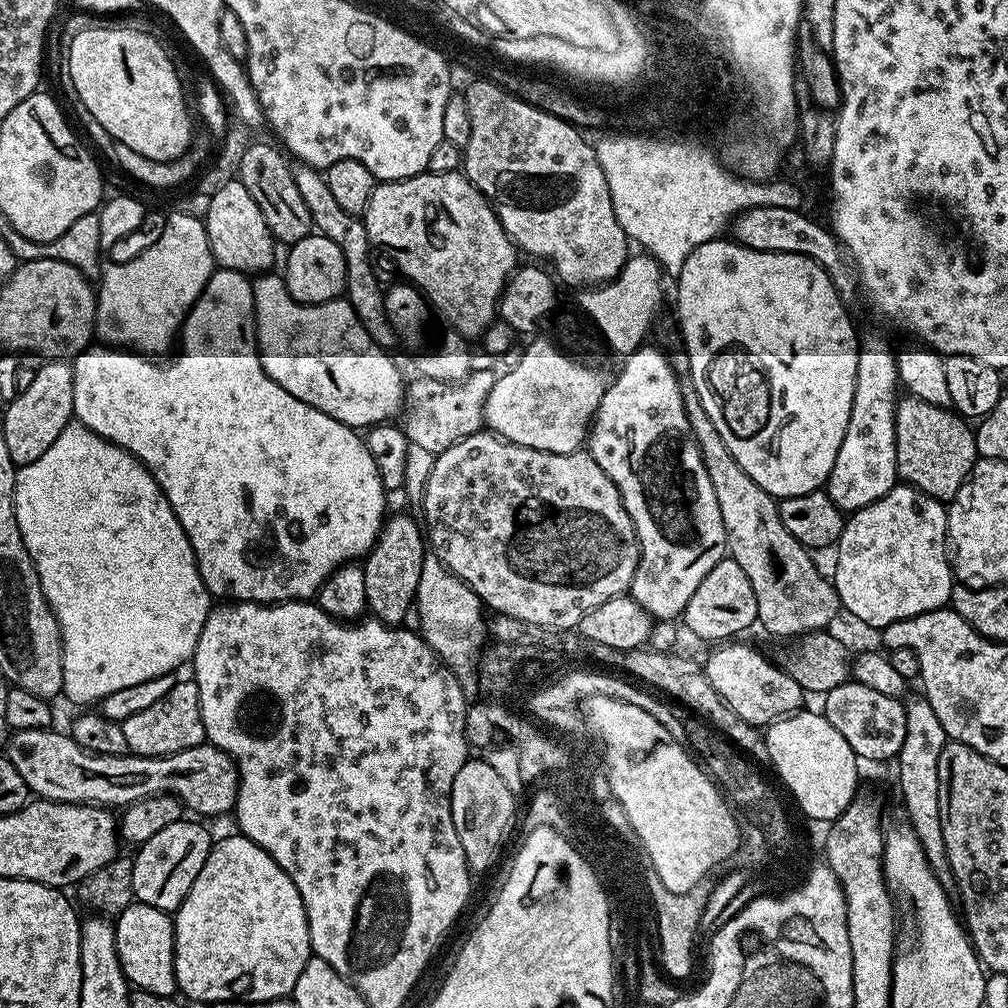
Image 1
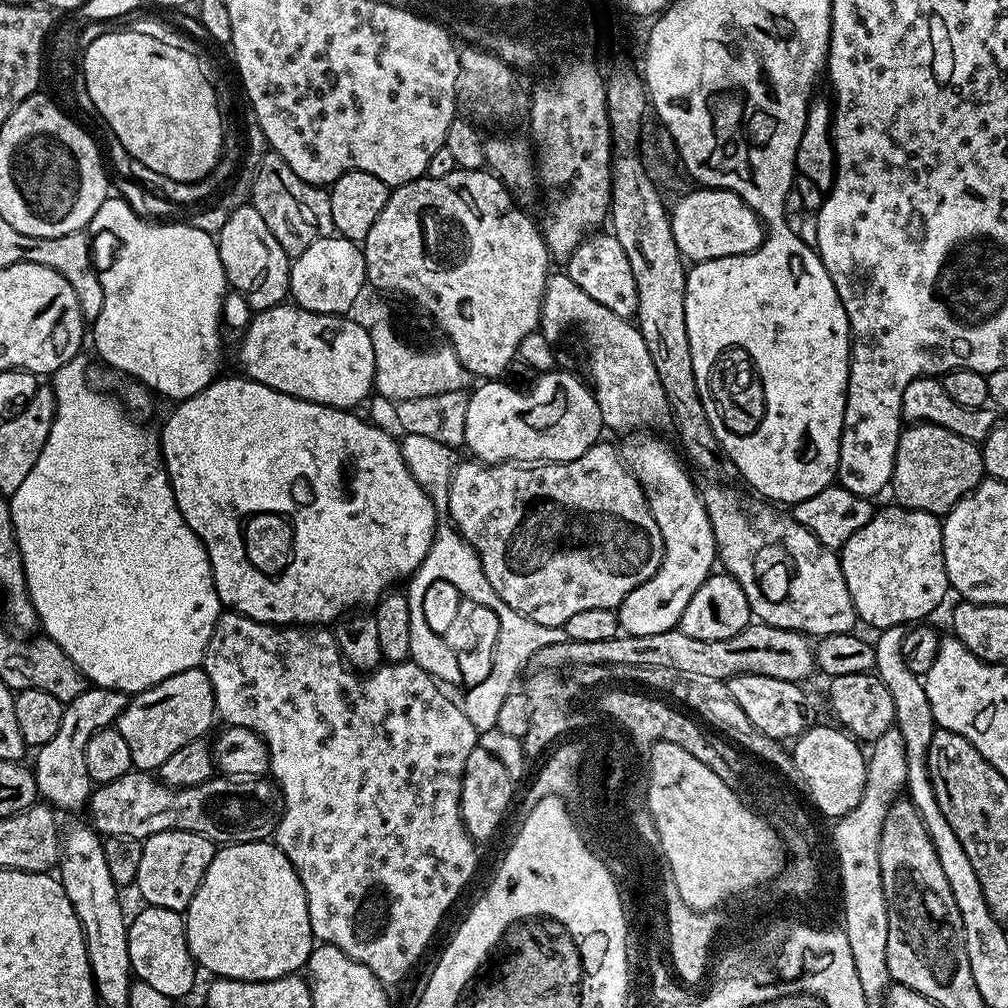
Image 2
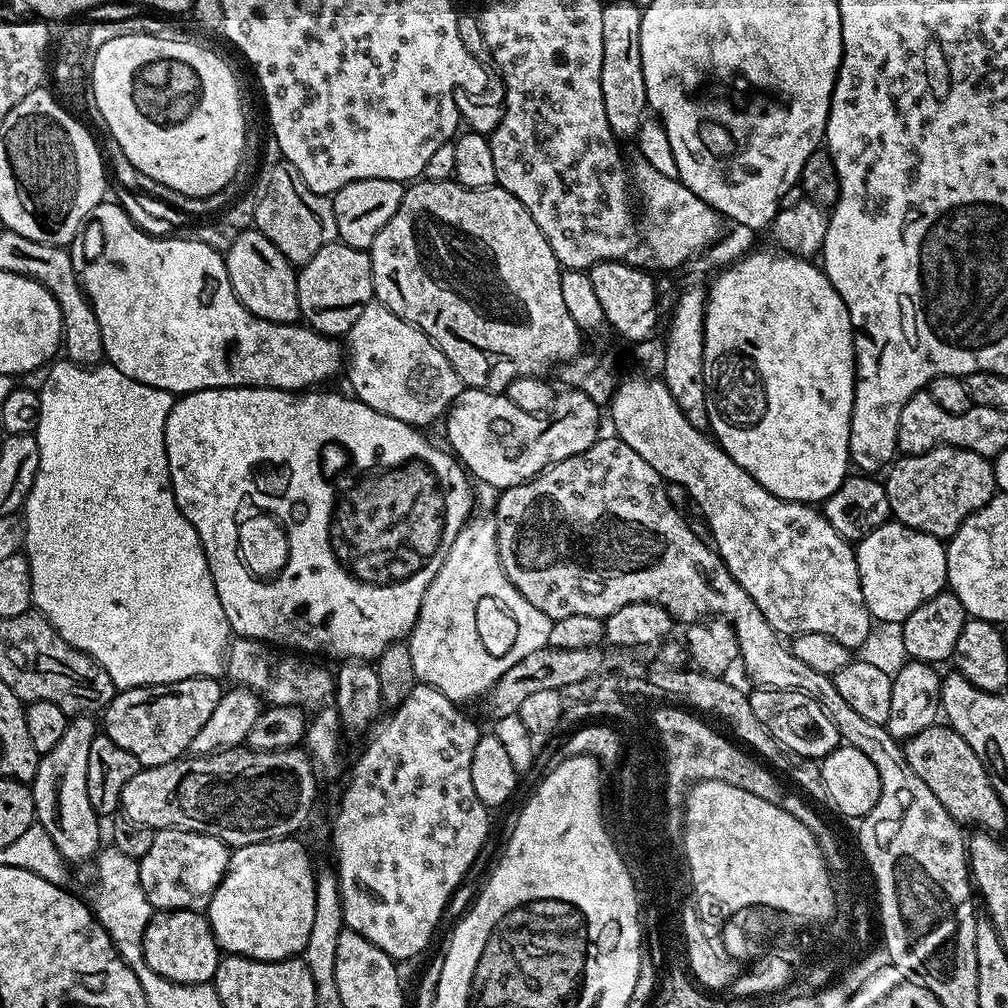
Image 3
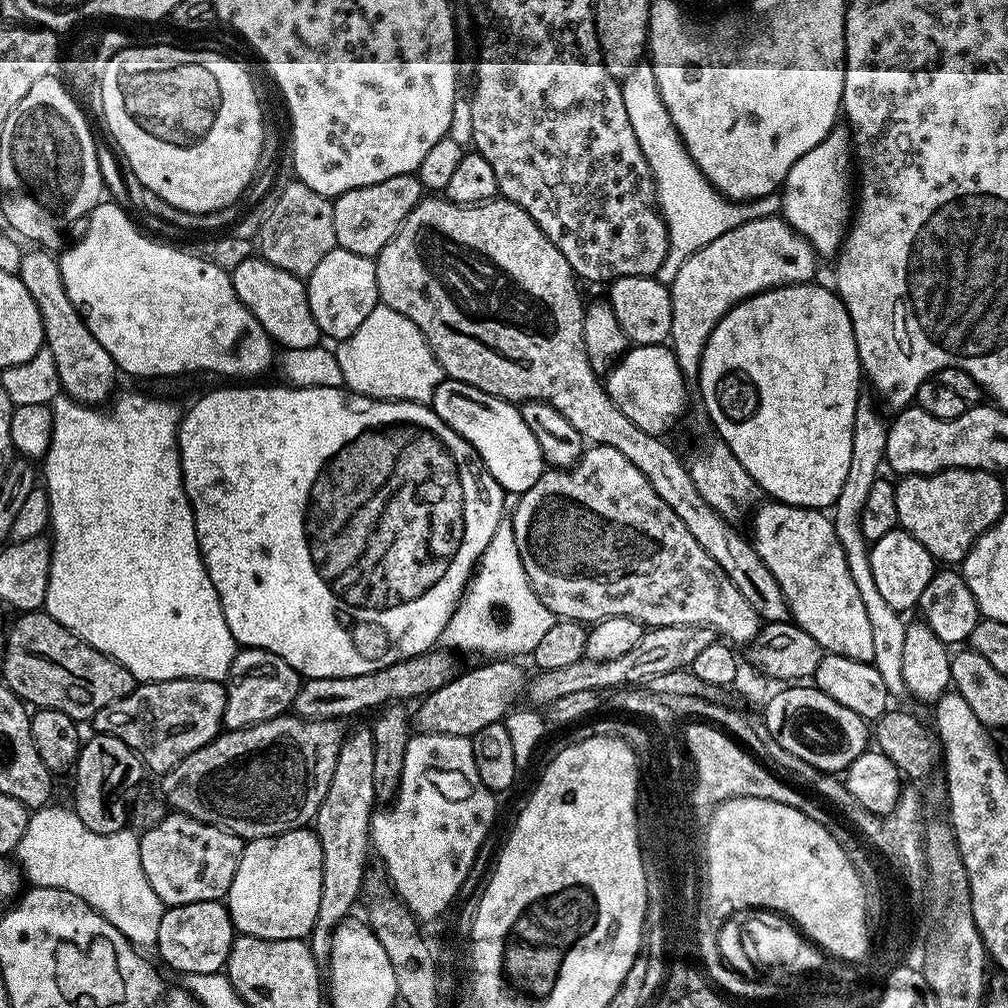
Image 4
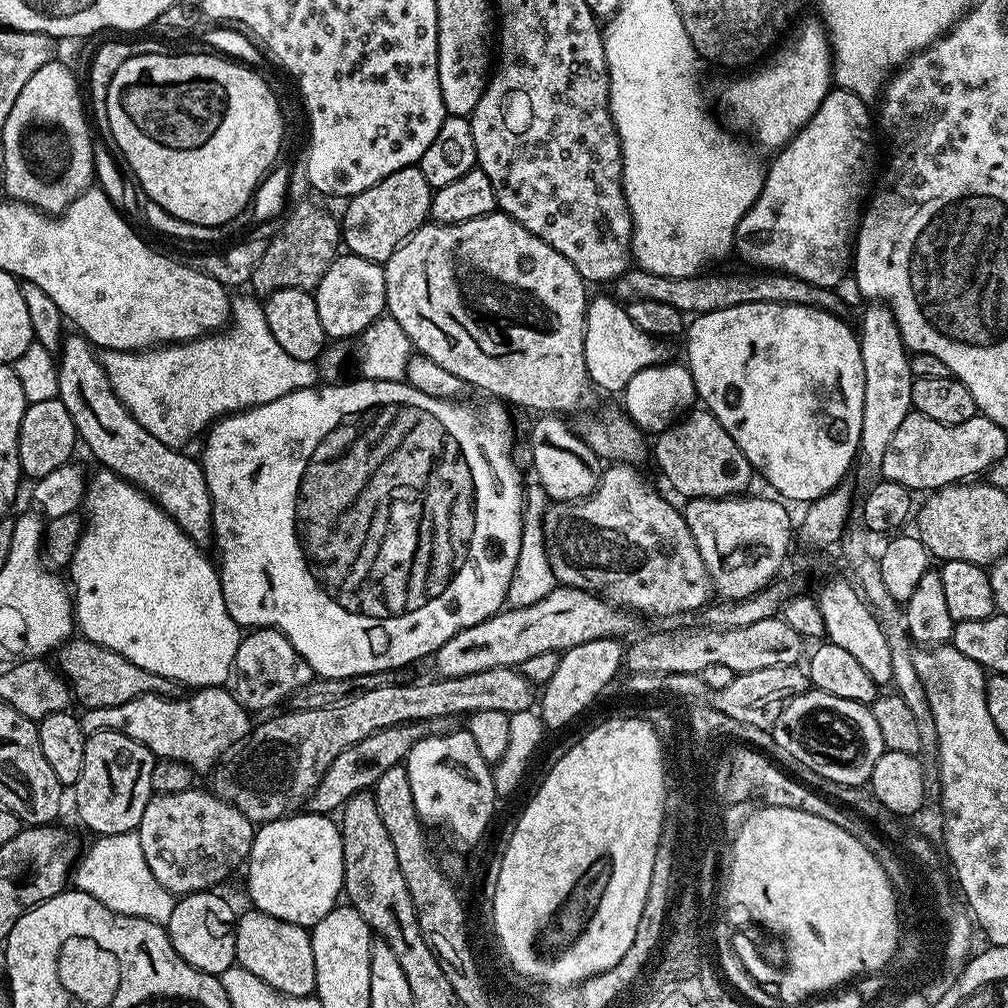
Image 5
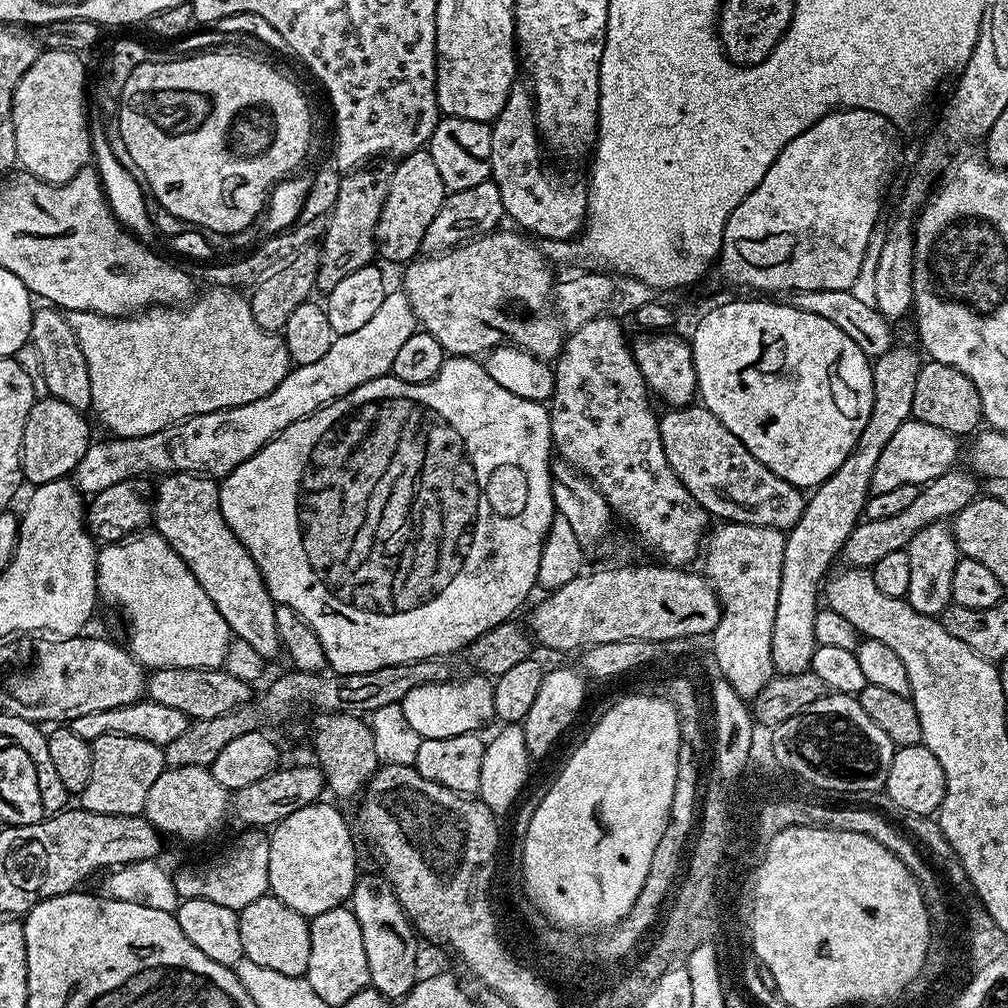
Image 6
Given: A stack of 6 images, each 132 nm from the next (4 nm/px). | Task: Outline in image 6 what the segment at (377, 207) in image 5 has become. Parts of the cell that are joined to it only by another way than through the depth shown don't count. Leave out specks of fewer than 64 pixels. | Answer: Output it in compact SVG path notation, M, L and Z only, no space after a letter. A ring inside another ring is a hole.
M428 151L410 152L397 164L400 165L392 168L386 202L378 218L376 251L379 259L393 260L399 266L404 266L417 259L426 226L434 222L434 214L438 214L442 206L446 189L442 174L438 174L438 166L434 166L434 158L430 158Z

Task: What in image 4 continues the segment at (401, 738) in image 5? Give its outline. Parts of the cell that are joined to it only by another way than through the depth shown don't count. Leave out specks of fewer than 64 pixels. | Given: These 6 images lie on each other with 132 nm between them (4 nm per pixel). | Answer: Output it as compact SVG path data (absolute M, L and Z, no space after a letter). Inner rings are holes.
M492 658L480 662L477 668L469 672L453 675L441 688L434 689L415 705L410 720L417 724L420 732L437 732L451 736L478 735L486 726L499 724L509 712L513 711L516 699L523 697L526 692L526 675L519 668L517 661L512 658Z

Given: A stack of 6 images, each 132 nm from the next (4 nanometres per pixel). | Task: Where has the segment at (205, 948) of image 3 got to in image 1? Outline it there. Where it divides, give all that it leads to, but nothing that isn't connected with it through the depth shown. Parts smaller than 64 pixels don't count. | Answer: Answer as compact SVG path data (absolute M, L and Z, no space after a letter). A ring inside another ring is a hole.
M133 902L115 917L114 923L118 958L122 962L124 977L128 979L129 985L142 992L175 997L178 989L174 970L176 930L173 917L154 906Z

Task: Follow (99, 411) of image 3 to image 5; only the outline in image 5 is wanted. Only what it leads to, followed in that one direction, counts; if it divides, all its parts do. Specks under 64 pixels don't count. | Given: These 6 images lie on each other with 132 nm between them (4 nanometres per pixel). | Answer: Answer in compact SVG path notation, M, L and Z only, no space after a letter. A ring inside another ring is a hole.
M107 470L96 471L100 472L94 473L93 476L91 473L84 489L82 531L66 569L67 575L72 575L70 589L74 597L75 627L78 629L79 635L85 640L101 644L103 648L109 648L118 654L122 654L122 658L134 662L134 666L142 666L142 670L150 670L162 678L176 681L177 685L192 684L188 686L196 690L223 685L224 679L227 676L229 679L233 675L232 667L242 639L242 629L239 624L234 622L234 618L230 618L230 610L226 610L226 598L222 598L222 586L220 585L220 573L217 565L213 561L211 564L204 557L205 549L201 545L195 544L147 494L141 492L139 488L135 488L130 481L122 479L121 476L116 476Z

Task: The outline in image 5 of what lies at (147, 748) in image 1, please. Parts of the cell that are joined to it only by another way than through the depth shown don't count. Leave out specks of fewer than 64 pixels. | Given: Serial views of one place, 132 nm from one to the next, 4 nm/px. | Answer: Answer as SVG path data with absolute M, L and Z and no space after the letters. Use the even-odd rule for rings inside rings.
M227 687L201 688L189 691L189 696L183 694L175 698L170 696L139 696L130 702L122 702L122 706L106 706L105 708L90 708L80 716L80 725L85 734L114 730L126 734L126 738L134 738L134 742L142 742L152 751L153 756L162 760L180 760L188 764L197 773L207 773L221 763L241 742L247 741L254 720L247 708L237 702Z

